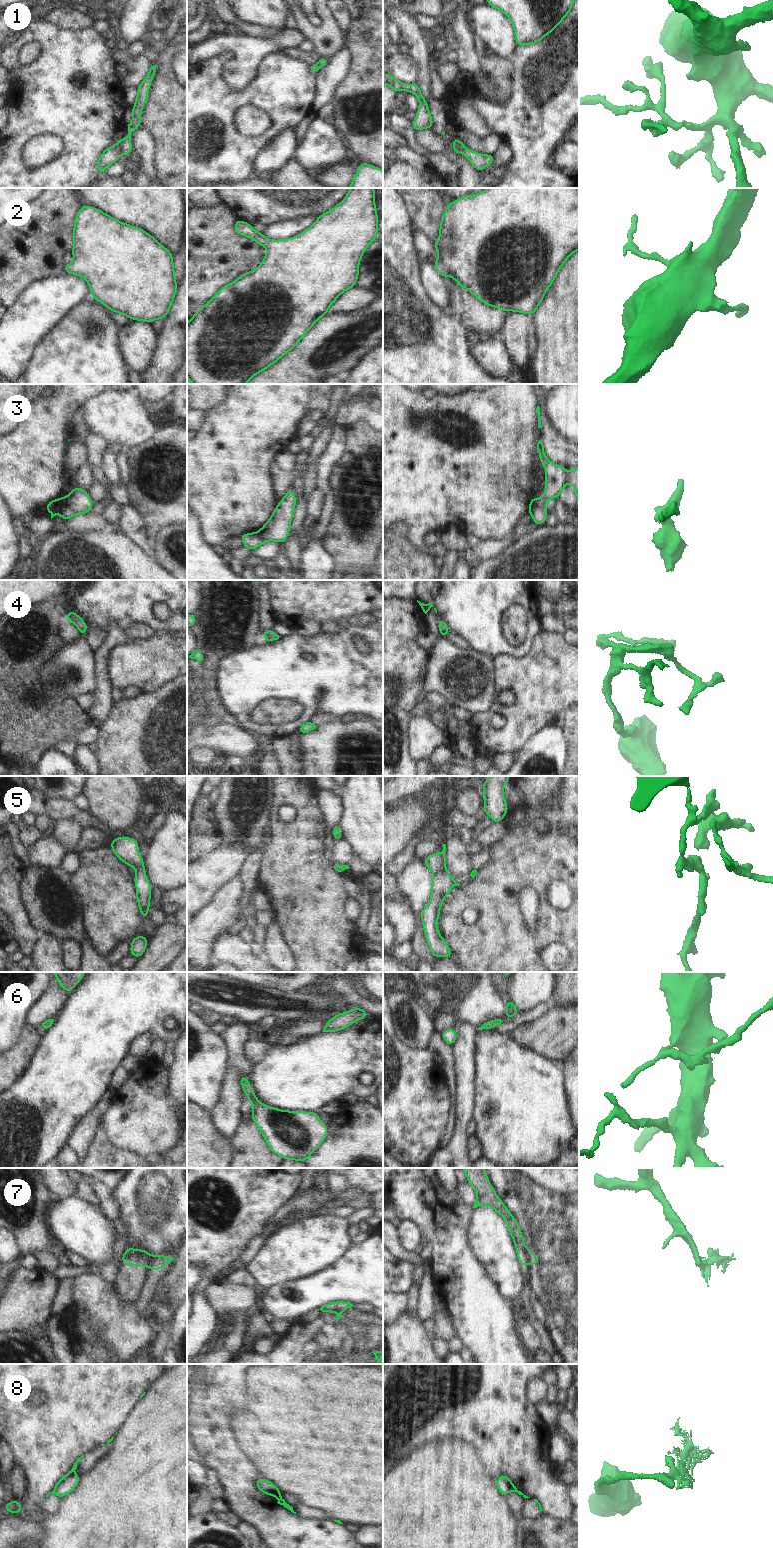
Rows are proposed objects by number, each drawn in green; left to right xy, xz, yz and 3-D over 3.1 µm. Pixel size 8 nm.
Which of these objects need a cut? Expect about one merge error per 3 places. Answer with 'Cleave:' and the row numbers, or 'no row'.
Cleave: 1, 3, 7, 8

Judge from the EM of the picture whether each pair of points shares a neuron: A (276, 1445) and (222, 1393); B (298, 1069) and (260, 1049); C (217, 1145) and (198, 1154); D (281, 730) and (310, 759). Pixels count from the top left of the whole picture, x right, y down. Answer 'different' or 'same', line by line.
A: different
B: different
C: same
D: different

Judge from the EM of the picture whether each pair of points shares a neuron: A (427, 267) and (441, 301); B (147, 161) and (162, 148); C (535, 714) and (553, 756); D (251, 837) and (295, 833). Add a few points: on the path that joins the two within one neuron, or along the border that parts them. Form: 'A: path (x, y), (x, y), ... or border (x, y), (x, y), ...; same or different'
A: path (428, 275), (438, 293); same
B: border (148, 132), (154, 143), (153, 167), (157, 177); different
C: border (552, 724), (538, 730), (524, 744); different
D: border (272, 802), (268, 825); different

